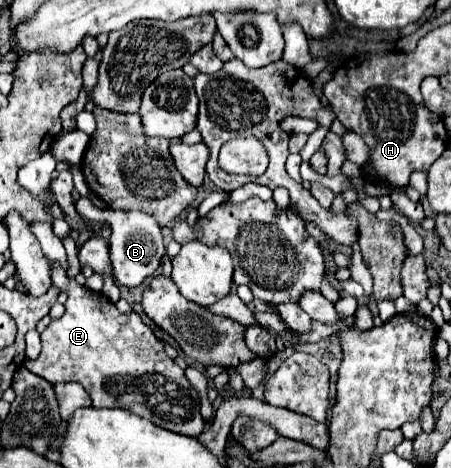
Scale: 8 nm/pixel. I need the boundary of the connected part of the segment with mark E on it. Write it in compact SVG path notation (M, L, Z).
M51 261L51 281L57 289L69 295L65 303L65 315L61 319L53 319L47 325L47 329L41 333L43 349L39 357L27 359L25 367L53 385L63 383L63 381L81 383L85 391L91 395L95 409L127 409L143 419L153 421L155 425L163 429L197 437L205 429L205 421L199 413L199 407L201 407L199 393L191 387L183 369L175 365L173 359L167 357L163 343L155 337L151 327L143 323L141 315L137 315L135 311L129 315L121 315L119 309L113 303L109 303L109 299L103 297L103 293L95 295L85 285L77 287L77 283L67 277L59 261Z

